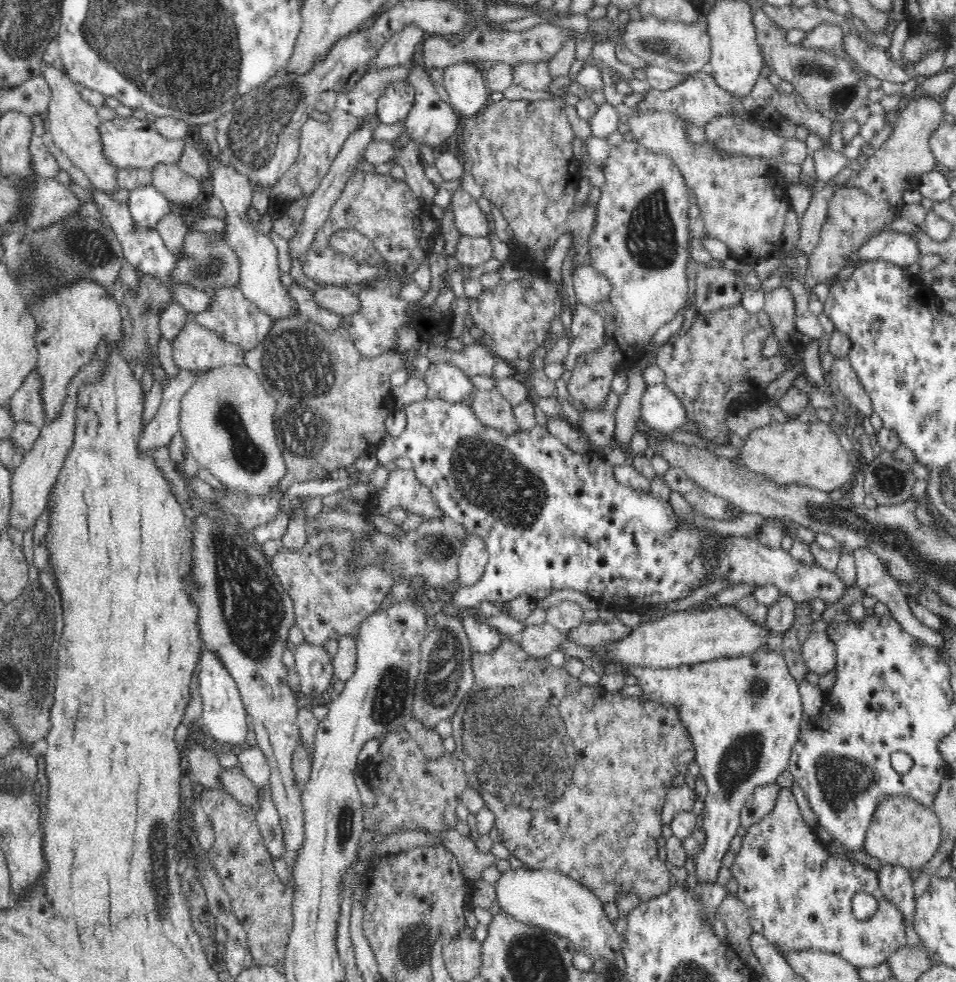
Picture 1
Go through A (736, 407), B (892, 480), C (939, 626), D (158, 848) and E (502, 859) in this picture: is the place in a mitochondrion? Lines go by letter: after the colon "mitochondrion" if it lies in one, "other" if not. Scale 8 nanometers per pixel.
A: other
B: mitochondrion
C: other
D: mitochondrion
E: other

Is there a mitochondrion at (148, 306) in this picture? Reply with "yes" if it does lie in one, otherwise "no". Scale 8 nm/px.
yes

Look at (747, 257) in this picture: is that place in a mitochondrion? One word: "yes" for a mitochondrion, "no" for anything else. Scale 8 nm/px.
no

